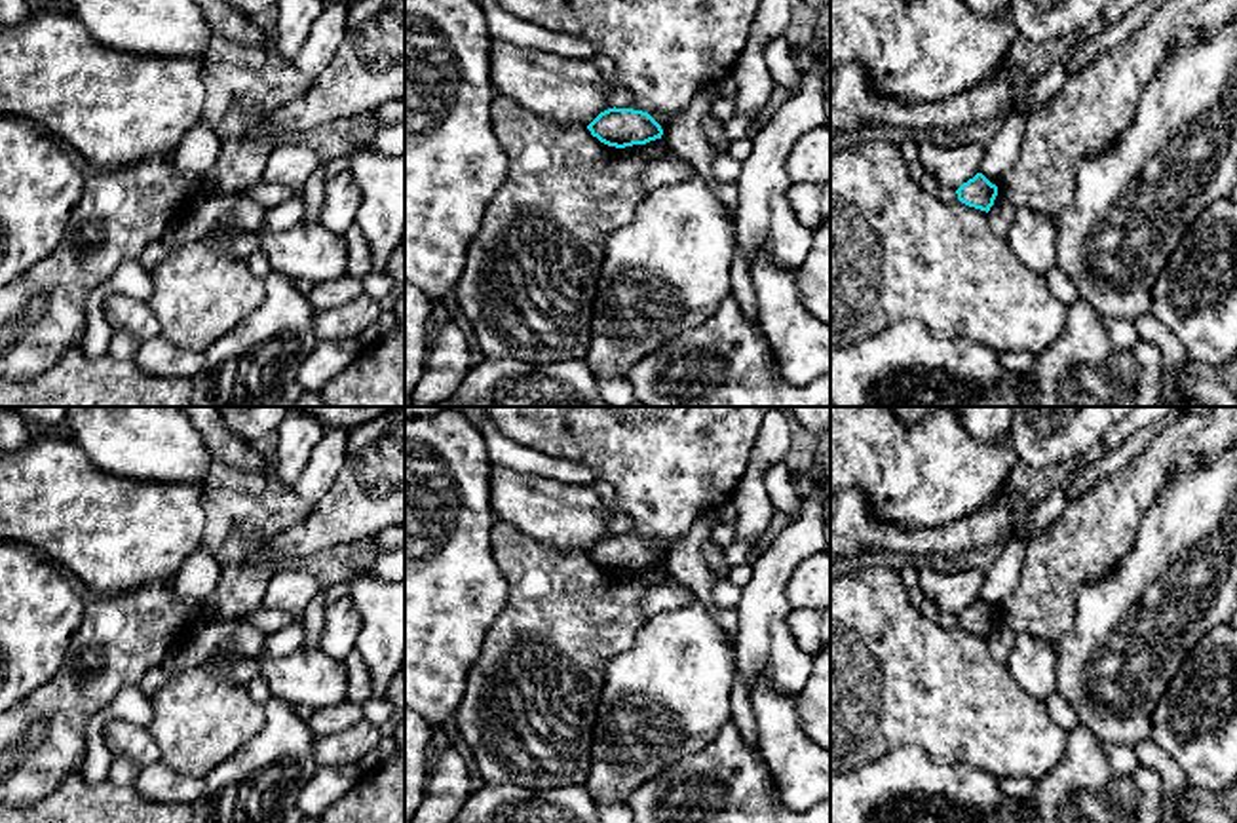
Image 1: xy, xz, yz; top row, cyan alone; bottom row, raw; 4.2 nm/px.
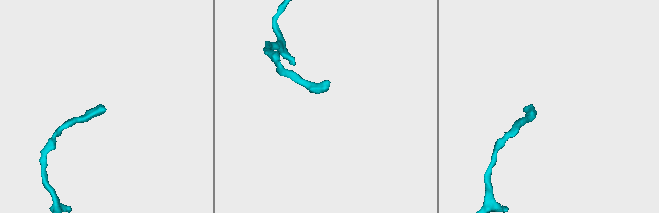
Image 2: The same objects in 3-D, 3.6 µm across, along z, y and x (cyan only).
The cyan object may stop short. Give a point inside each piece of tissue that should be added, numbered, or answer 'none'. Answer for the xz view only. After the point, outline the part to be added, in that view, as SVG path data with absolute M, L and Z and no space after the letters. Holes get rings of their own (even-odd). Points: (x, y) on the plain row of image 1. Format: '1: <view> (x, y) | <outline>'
none

